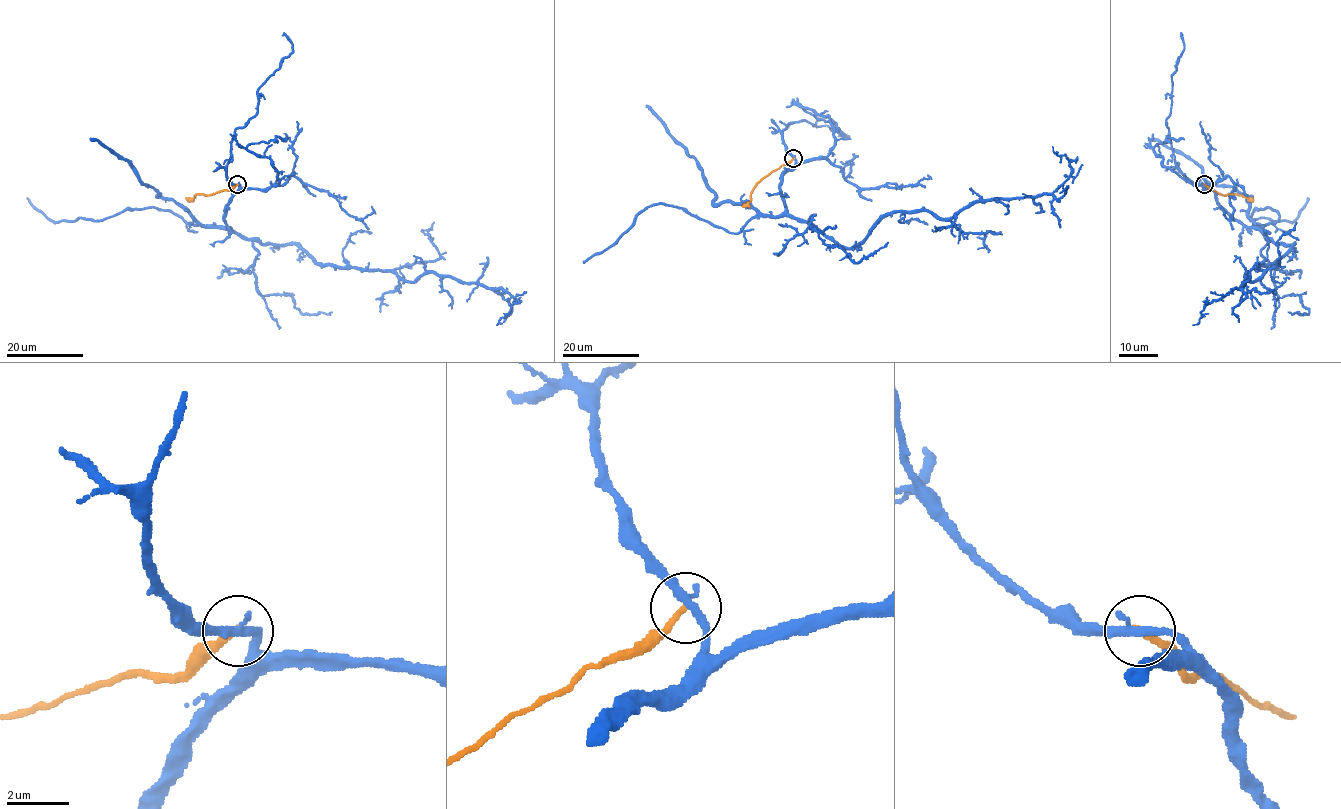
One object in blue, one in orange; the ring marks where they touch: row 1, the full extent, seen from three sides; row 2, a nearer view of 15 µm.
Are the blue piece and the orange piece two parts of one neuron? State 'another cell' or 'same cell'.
another cell

